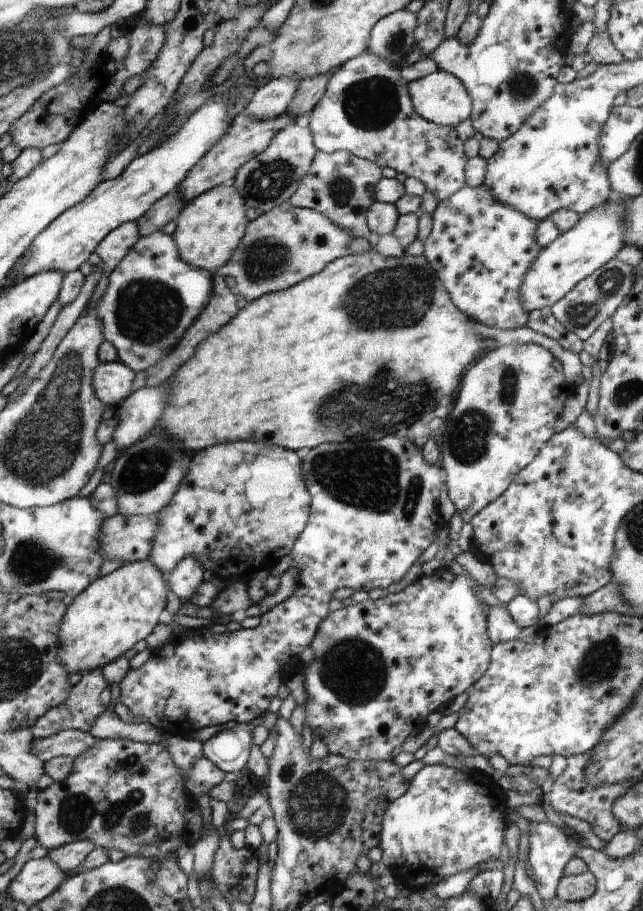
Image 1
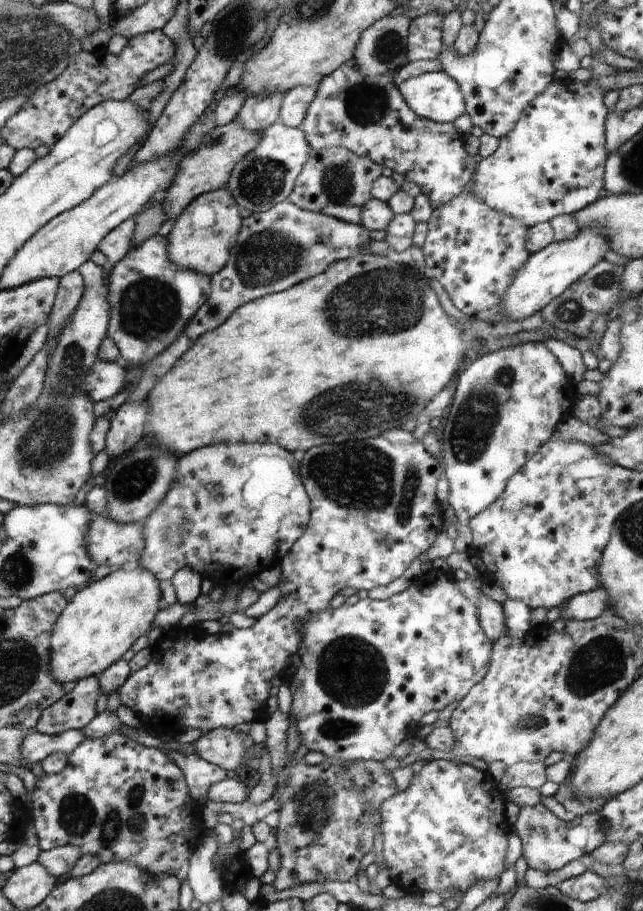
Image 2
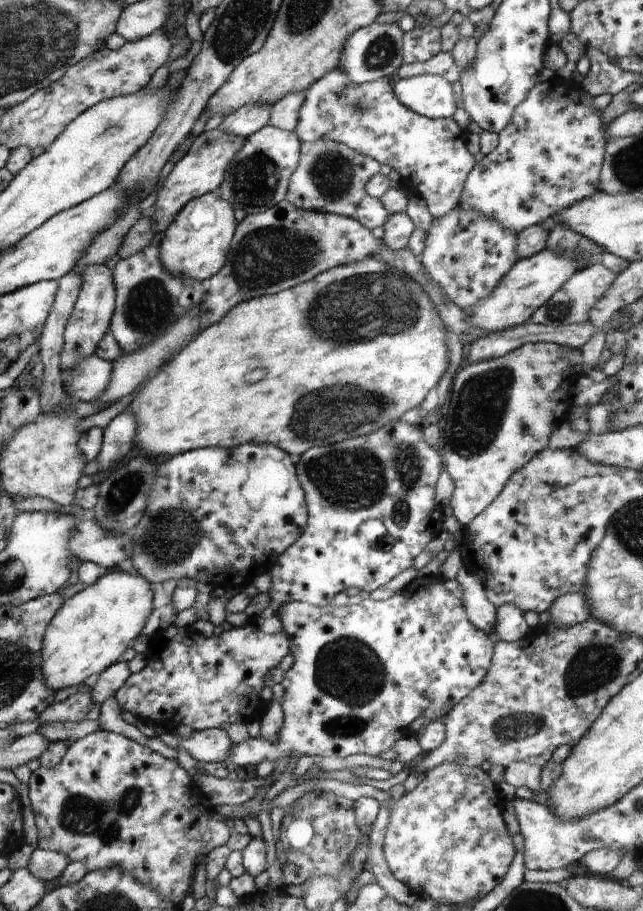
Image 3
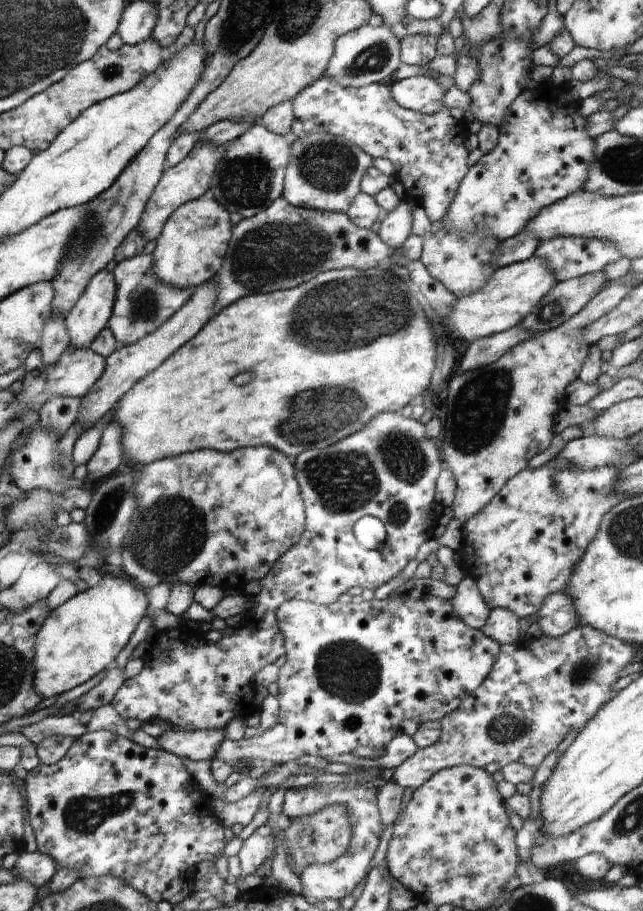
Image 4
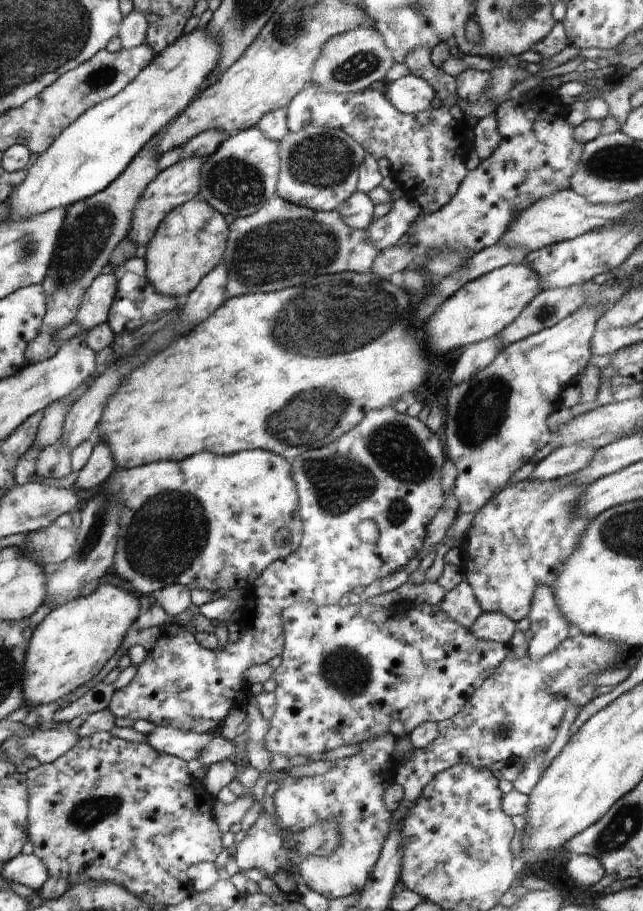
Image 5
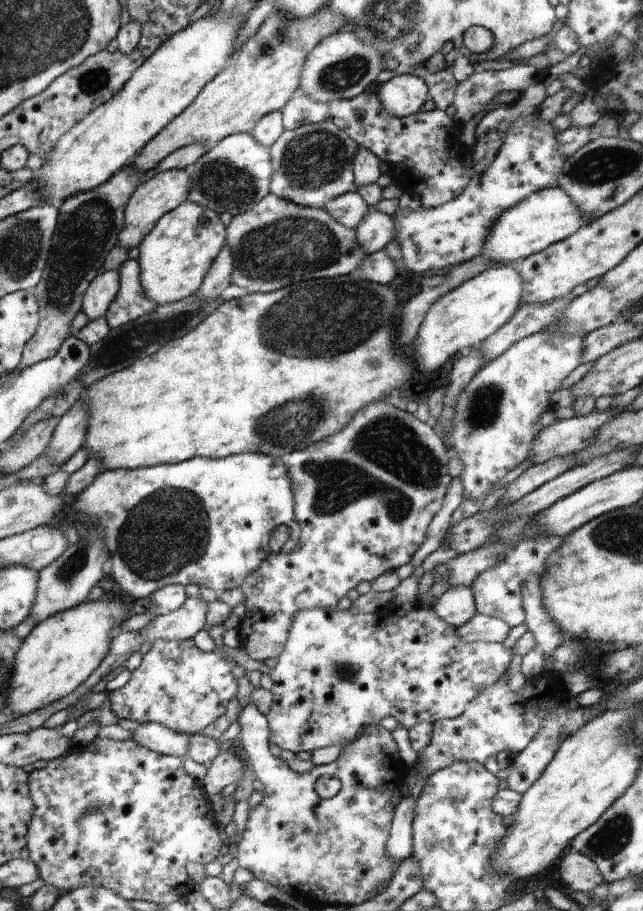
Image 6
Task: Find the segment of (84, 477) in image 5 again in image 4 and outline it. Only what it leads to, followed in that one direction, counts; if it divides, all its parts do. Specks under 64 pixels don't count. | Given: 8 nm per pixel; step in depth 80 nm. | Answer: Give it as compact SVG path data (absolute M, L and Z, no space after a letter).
M116 420L107 424L102 433L96 454L86 464L88 469L86 482L96 482L99 478L106 478L121 466L124 460L122 434L124 432L122 432L120 424L116 424Z

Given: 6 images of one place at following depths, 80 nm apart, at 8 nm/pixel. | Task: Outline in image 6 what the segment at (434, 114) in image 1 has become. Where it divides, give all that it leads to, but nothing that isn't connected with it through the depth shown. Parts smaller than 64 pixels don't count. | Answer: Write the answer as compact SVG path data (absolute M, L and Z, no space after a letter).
M412 74L393 76L382 84L377 96L392 116L406 117L420 111L426 103L428 86Z

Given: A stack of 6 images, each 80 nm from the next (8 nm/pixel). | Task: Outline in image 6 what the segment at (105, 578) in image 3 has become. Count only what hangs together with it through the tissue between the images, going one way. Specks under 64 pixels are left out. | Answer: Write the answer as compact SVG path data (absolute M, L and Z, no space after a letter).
M104 591L103 597L99 600L88 599L84 604L58 612L34 626L32 632L24 638L23 647L16 655L16 670L15 675L12 676L12 688L8 692L10 696L6 700L6 713L16 714L19 717L30 714L30 712L64 699L87 682L111 651L112 638L114 638L112 632L116 632L116 628L120 628L122 622L126 621L122 601L112 596L114 594Z

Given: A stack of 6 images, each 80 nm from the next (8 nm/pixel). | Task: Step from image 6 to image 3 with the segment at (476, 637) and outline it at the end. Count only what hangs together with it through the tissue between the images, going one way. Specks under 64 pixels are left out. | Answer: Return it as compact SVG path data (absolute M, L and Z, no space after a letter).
M505 604L496 607L496 622L492 636L498 641L516 642L527 634L530 627L524 619L524 612L516 605Z

